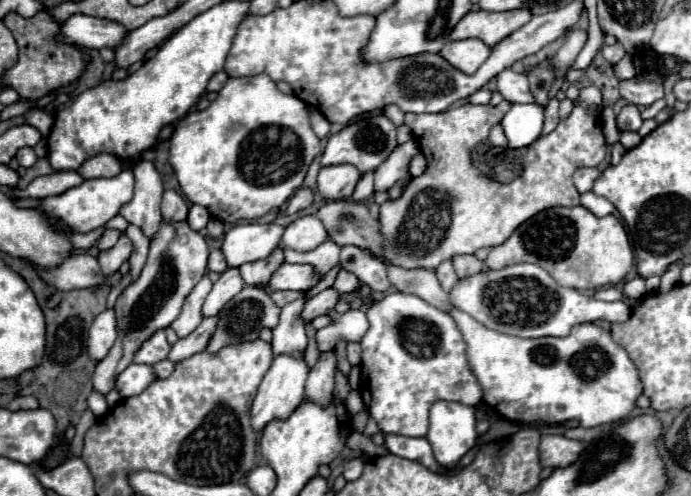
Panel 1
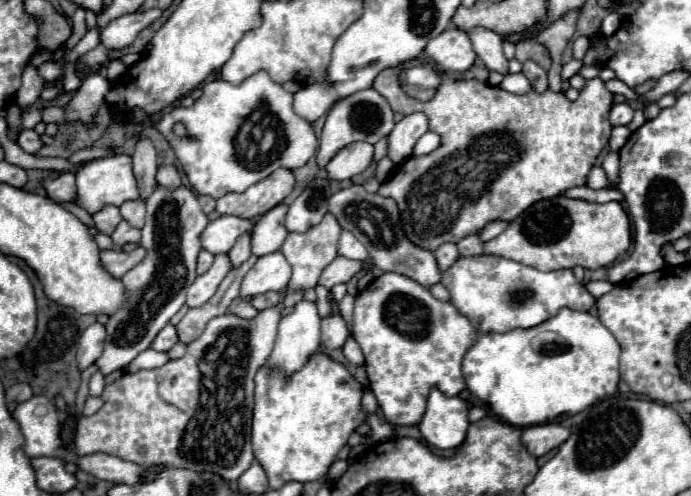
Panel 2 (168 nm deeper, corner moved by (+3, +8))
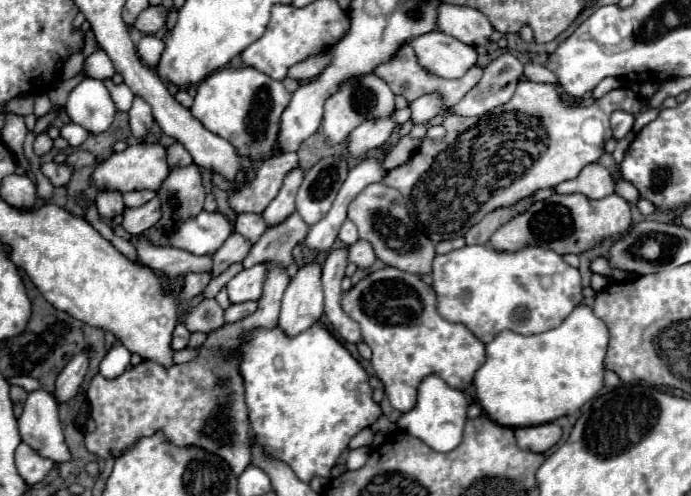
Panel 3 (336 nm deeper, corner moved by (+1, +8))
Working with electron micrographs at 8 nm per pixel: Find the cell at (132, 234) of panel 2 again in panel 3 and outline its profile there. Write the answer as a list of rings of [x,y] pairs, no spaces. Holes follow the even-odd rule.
[[[155,195],[151,201],[147,201],[141,207],[125,209],[123,227],[131,235],[141,235],[145,229],[153,227],[159,219],[161,219],[161,197]]]

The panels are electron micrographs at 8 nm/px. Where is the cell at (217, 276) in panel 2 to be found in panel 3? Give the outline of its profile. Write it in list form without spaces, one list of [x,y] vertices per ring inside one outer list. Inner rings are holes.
[[[233,233],[225,243],[223,247],[213,255],[213,277],[217,277],[219,273],[223,273],[231,263],[237,263],[237,261],[243,261],[247,257],[247,253],[251,251],[253,243],[247,241],[243,235],[239,233]]]

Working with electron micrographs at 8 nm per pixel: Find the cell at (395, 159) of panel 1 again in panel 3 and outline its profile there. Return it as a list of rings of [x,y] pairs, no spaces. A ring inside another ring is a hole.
[[[427,93],[427,95],[421,95],[419,99],[415,99],[413,103],[411,103],[411,111],[413,111],[413,115],[411,115],[411,121],[415,123],[415,125],[419,125],[419,123],[427,123],[431,117],[435,117],[439,111],[443,109],[443,97],[441,97],[441,93]]]

